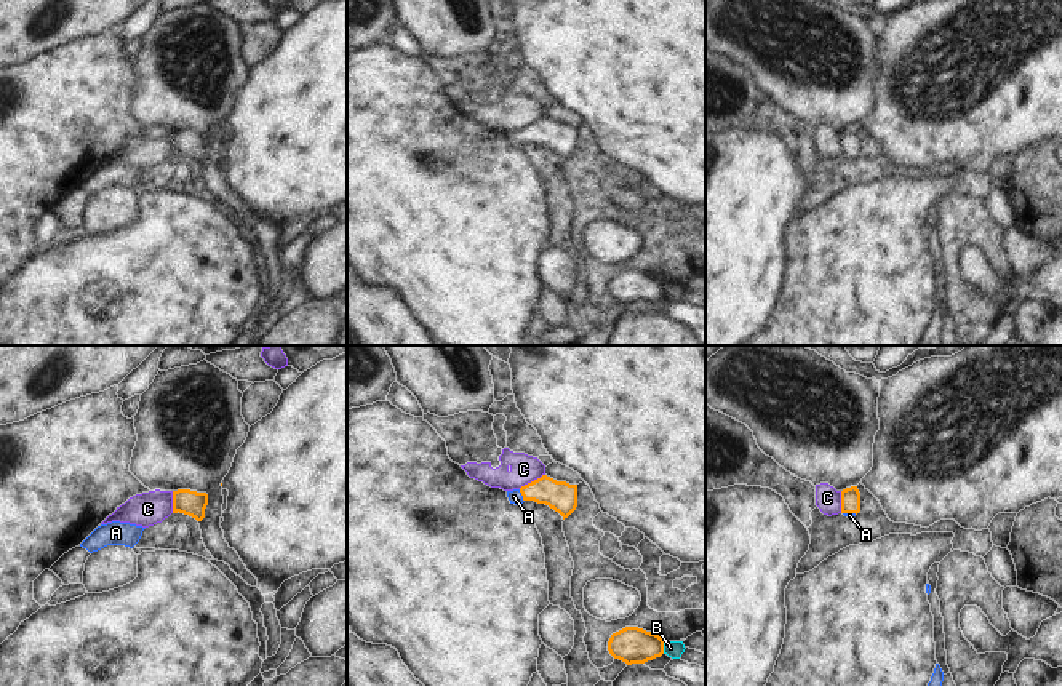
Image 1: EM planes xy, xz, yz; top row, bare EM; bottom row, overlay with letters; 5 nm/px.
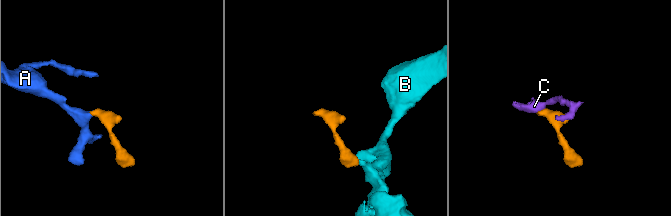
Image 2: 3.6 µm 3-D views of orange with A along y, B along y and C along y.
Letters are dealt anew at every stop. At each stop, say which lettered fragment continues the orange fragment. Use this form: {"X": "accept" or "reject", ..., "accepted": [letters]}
{"A": "accept", "B": "reject", "C": "reject", "accepted": ["A"]}

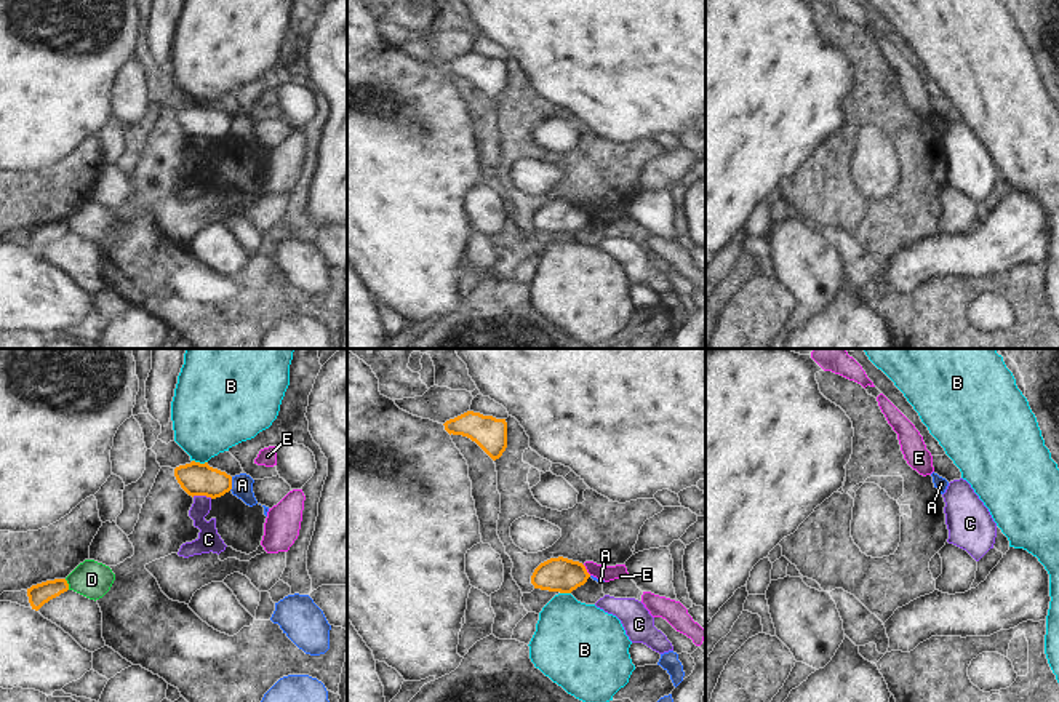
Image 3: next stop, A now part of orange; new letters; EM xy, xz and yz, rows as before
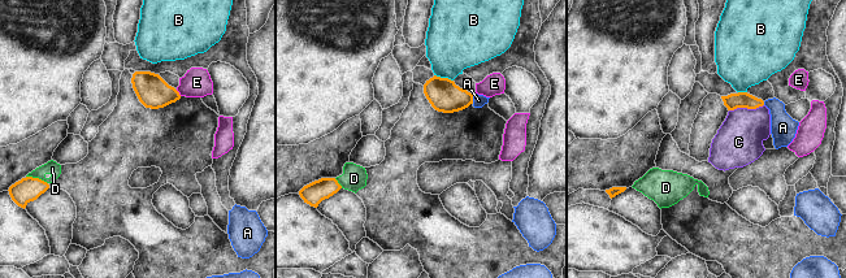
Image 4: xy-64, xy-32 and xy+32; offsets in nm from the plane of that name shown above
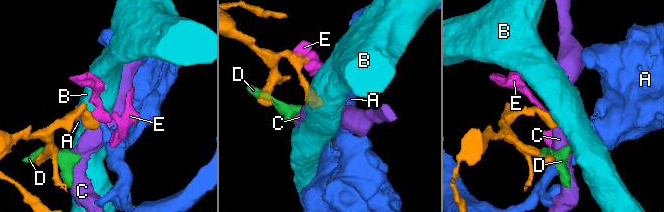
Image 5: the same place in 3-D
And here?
{"A": "reject", "B": "reject", "C": "reject", "D": "reject", "E": "reject", "accepted": []}

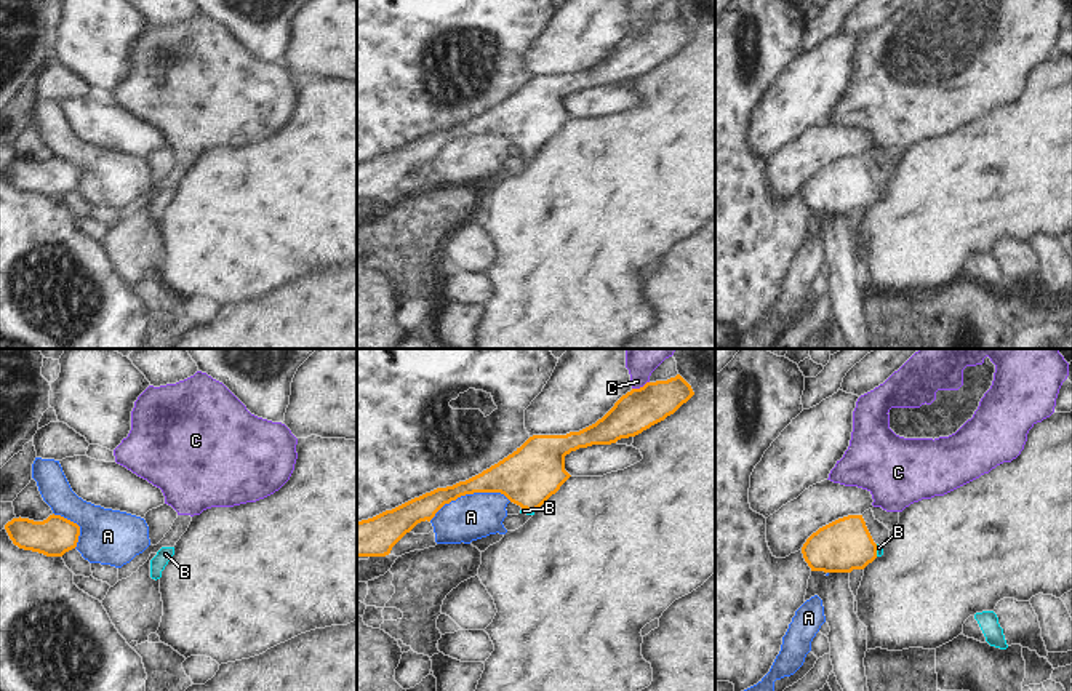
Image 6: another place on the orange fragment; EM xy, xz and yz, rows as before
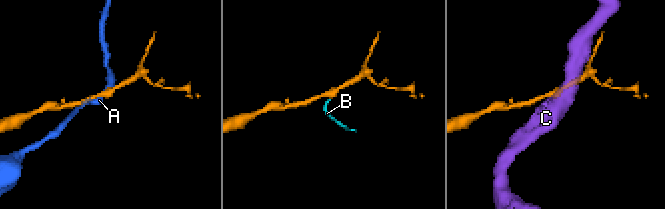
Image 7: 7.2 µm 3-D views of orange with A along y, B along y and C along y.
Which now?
{"A": "reject", "B": "accept", "C": "reject", "accepted": ["B"]}

